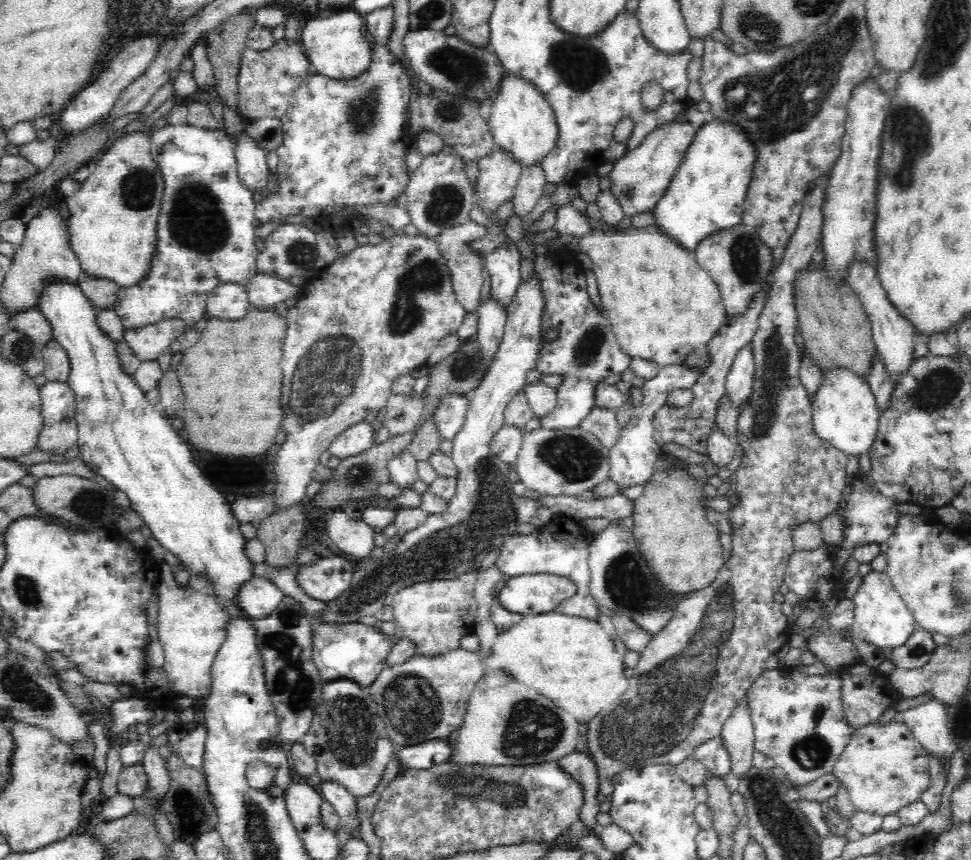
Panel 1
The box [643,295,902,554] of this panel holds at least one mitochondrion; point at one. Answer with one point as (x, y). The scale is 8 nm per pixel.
(773, 380)

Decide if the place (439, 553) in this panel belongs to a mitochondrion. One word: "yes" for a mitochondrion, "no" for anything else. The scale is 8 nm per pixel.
yes

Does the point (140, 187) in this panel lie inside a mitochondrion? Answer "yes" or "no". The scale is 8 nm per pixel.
yes

